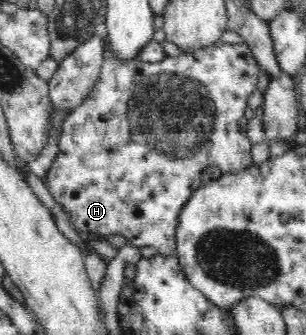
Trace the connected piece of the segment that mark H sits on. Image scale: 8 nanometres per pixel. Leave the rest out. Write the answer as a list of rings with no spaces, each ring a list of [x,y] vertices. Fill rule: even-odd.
[[[100,26],[98,33],[104,37],[103,64],[100,68],[99,81],[93,86],[89,95],[68,114],[59,133],[59,154],[53,161],[48,174],[45,174],[45,186],[68,214],[70,222],[76,230],[100,235],[120,234],[126,242],[138,248],[154,246],[159,254],[171,257],[177,254],[176,229],[180,211],[184,208],[192,193],[200,188],[200,175],[207,167],[218,166],[224,174],[240,173],[247,170],[252,163],[252,142],[247,137],[247,132],[240,129],[240,120],[248,108],[248,98],[256,90],[260,69],[256,59],[252,56],[250,48],[244,43],[226,44],[220,39],[213,45],[196,49],[191,53],[182,52],[179,56],[169,57],[162,62],[143,62],[142,60],[121,62],[109,48],[105,27]]]

